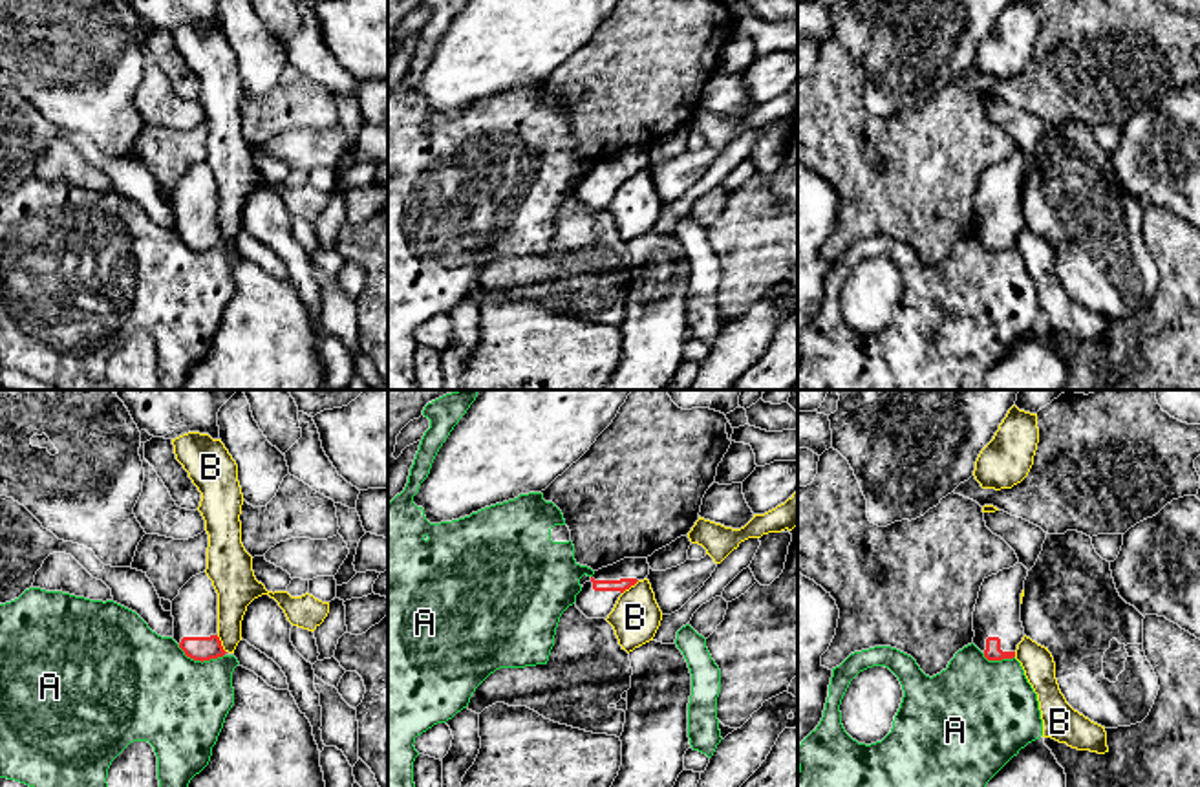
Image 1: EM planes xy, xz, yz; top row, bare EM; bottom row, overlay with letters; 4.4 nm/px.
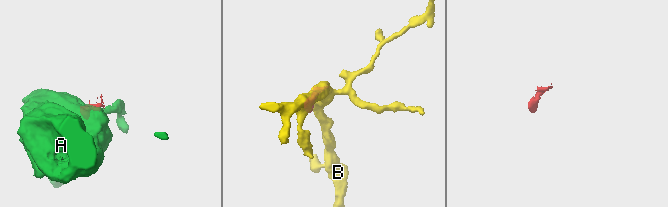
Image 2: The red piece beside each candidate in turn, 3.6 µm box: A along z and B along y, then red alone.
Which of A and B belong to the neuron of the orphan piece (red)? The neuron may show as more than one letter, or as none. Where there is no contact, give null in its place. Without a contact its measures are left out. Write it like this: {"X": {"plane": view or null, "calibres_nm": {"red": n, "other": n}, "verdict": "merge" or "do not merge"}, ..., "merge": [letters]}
{"A": {"plane": "xy", "calibres_nm": {"red": 110, "other": 440}, "verdict": "do not merge"}, "B": {"plane": "xy", "calibres_nm": {"red": 110, "other": 160}, "verdict": "do not merge"}, "merge": []}

